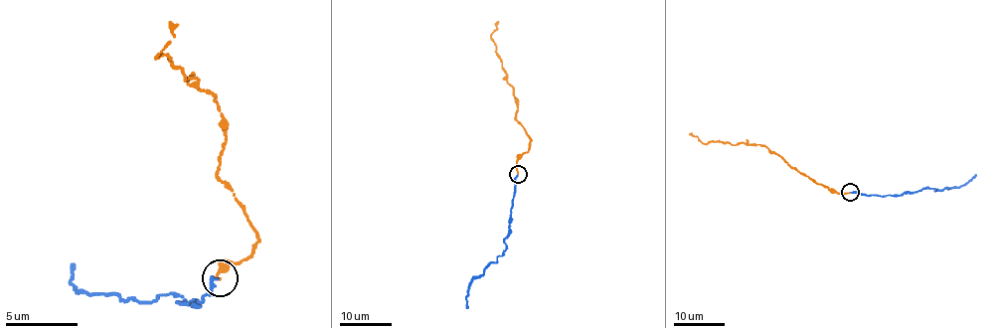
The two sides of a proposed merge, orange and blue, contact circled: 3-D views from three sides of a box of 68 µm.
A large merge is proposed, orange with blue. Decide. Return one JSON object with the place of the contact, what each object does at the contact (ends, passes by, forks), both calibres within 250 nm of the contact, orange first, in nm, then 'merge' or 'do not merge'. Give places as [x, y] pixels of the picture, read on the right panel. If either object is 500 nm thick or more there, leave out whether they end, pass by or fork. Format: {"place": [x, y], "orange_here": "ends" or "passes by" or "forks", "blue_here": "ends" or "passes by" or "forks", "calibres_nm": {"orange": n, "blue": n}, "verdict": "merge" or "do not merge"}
{"place": [850, 192], "orange_here": "ends", "blue_here": "ends", "calibres_nm": {"orange": 150, "blue": 240}, "verdict": "merge"}

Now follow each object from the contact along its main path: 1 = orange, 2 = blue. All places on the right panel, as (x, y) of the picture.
1: (850, 192), (836, 193), (812, 181), (764, 146), (739, 142), (736, 145), (720, 141), (702, 143), (690, 133)
2: (850, 192), (883, 197), (926, 187), (935, 190), (959, 188), (975, 174)

